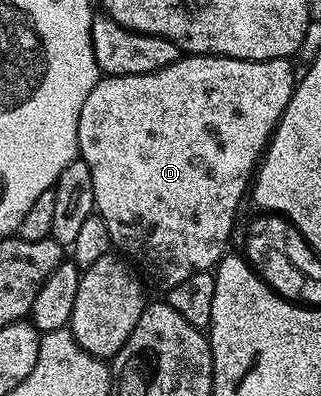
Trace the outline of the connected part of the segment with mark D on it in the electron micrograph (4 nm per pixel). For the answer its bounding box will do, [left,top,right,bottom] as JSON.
[78,55,298,287]

